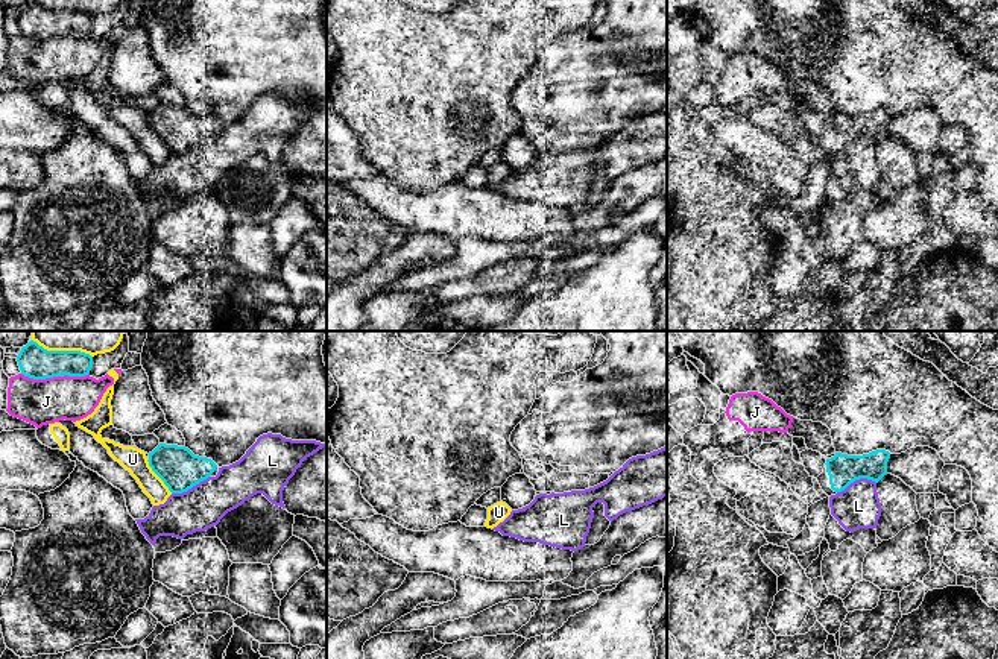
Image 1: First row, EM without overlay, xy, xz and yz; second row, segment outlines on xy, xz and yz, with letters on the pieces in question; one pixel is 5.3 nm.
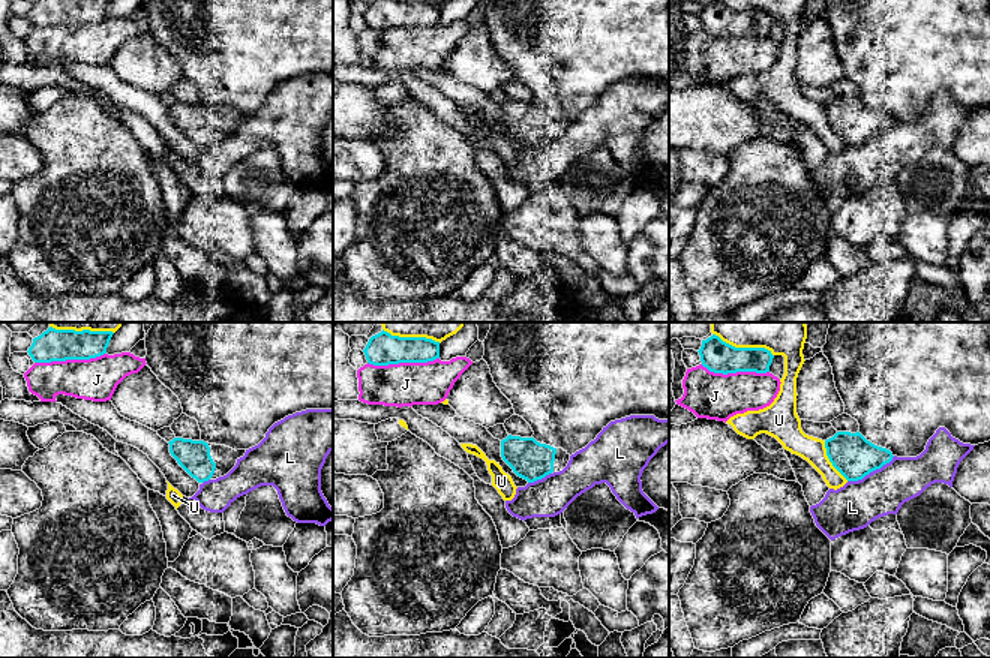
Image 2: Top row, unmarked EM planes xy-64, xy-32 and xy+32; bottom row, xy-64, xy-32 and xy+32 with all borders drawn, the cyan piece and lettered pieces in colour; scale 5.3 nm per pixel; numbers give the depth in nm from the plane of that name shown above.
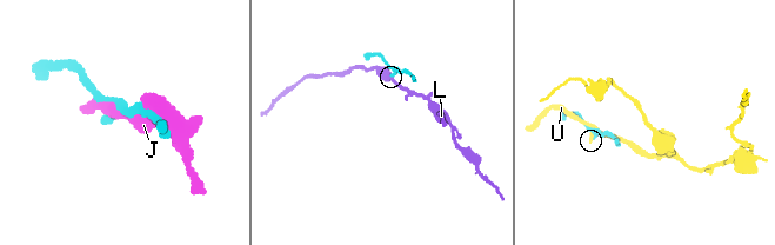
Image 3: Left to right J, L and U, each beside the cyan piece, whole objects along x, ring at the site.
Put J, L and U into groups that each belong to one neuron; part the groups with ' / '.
J / L / U

